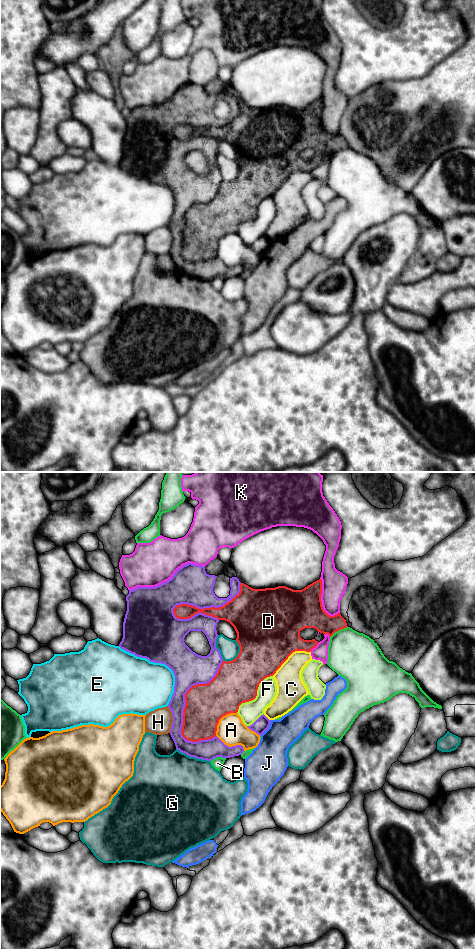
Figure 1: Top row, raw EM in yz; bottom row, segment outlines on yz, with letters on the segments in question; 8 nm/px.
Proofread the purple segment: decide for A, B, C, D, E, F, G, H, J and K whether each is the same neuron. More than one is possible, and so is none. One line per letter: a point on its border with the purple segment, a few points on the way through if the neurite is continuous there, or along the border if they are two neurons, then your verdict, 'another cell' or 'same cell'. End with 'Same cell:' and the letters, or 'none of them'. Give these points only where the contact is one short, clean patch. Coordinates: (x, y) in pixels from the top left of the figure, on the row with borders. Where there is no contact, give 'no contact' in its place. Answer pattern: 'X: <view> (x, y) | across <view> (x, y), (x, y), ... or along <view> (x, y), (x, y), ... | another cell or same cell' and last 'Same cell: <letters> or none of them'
A: yz (232, 746) | another cell
B: yz (217, 756) | another cell
C: yz (266, 717) | along yz (263, 714), (270, 720) | another cell
D: yz (208, 607) | another cell
E: yz (162, 663) | another cell
F: yz (256, 720) | along yz (263, 713), (247, 726) | another cell
G: yz (193, 756) | another cell
H: yz (173, 719) | another cell
J: yz (267, 728) | another cell
K: yz (168, 580) | another cell
Same cell: none of them

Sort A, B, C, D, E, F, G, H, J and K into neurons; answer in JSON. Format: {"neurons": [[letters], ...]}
{"neurons": [["A"], ["B"], ["C", "G", "K"], ["D"], ["E"], ["F"], ["H"], ["J"]]}

